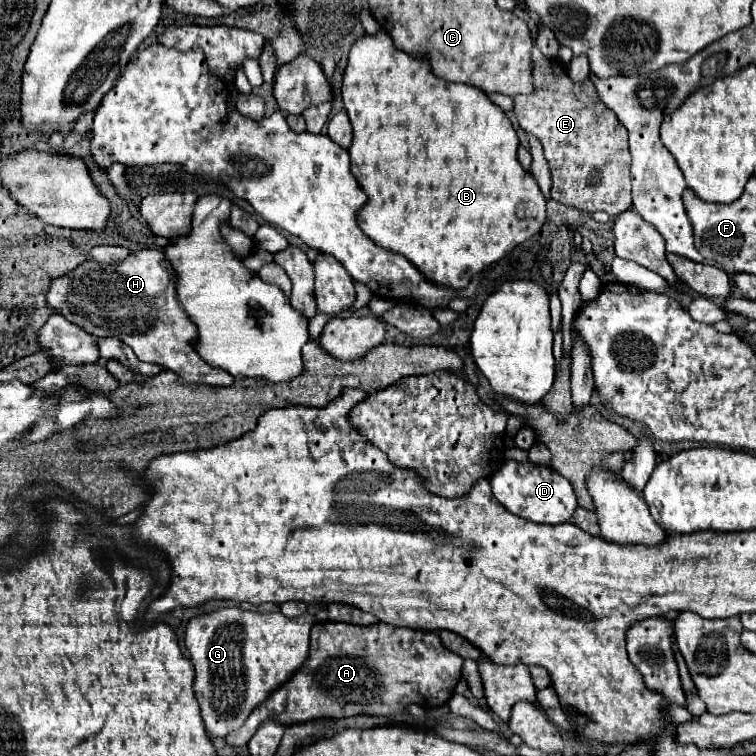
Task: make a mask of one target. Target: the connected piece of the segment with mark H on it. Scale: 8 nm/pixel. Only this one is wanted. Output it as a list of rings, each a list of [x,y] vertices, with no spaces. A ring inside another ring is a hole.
[[[159,249],[131,253],[121,265],[85,261],[71,273],[51,283],[47,301],[67,321],[83,327],[95,337],[119,337],[141,361],[175,371],[187,383],[233,385],[235,377],[209,365],[195,351],[197,327],[189,321],[177,299],[177,273]]]

